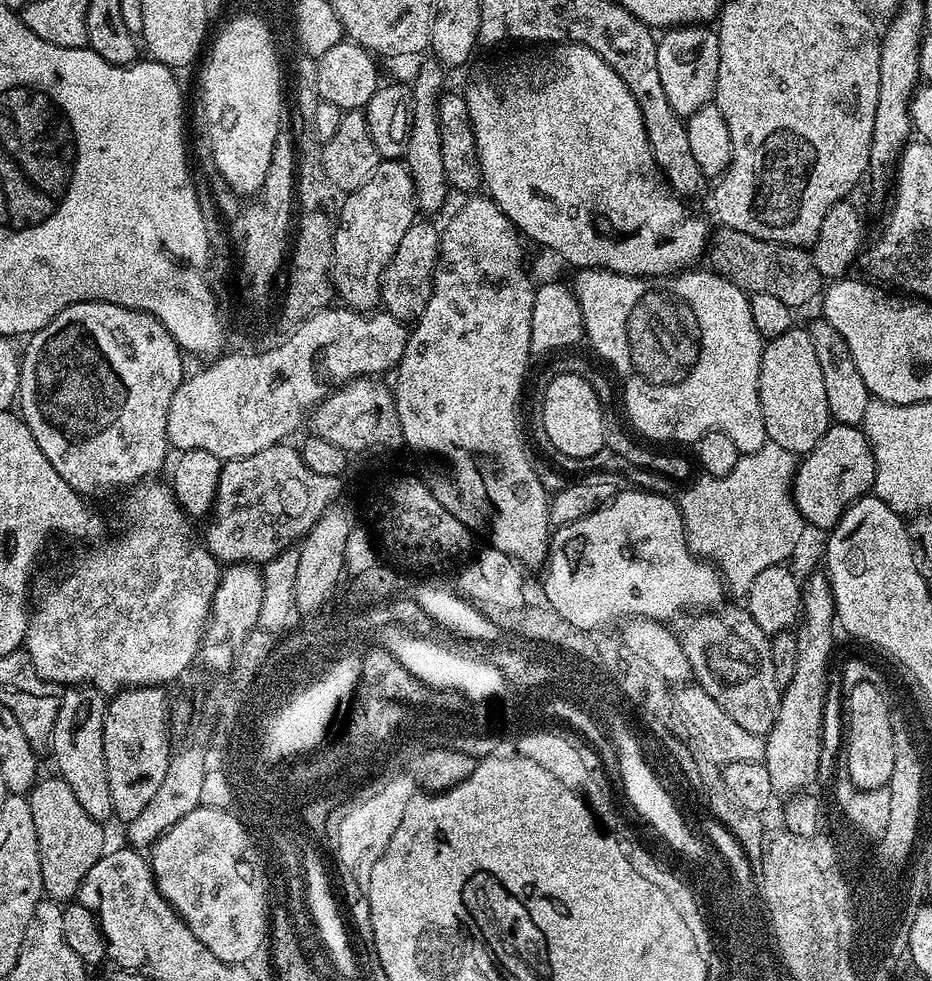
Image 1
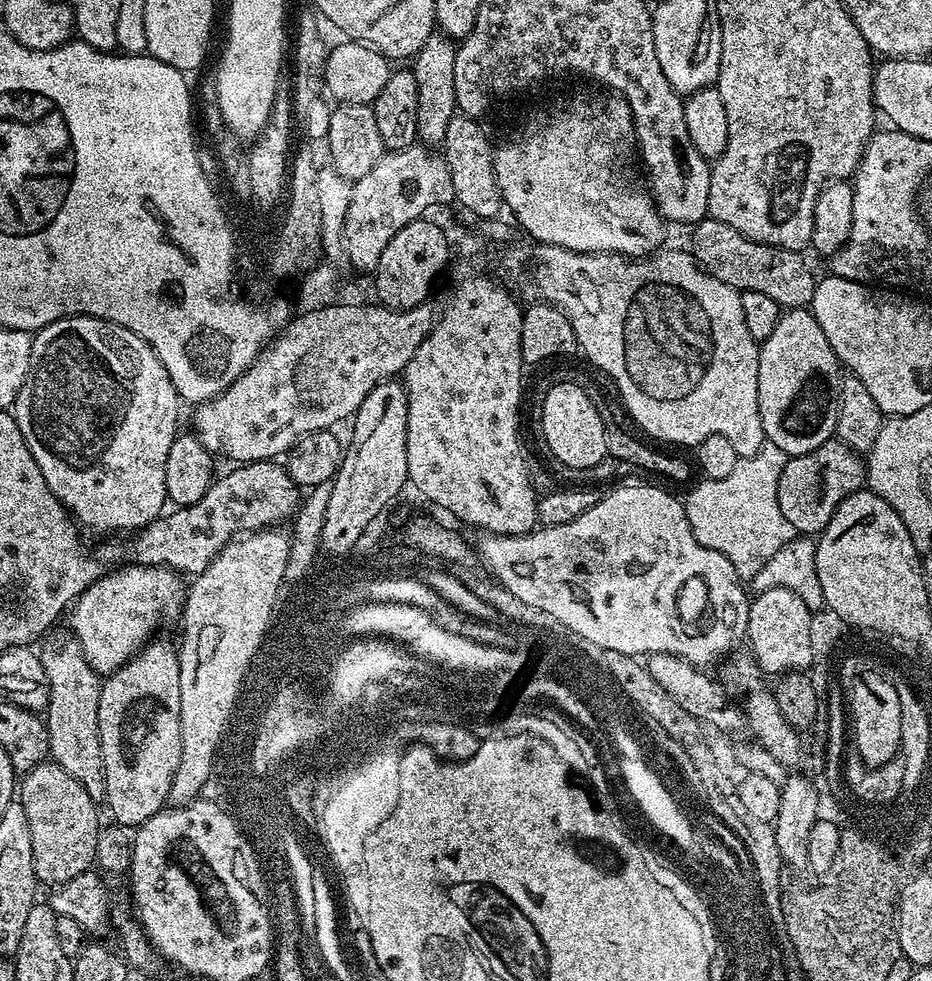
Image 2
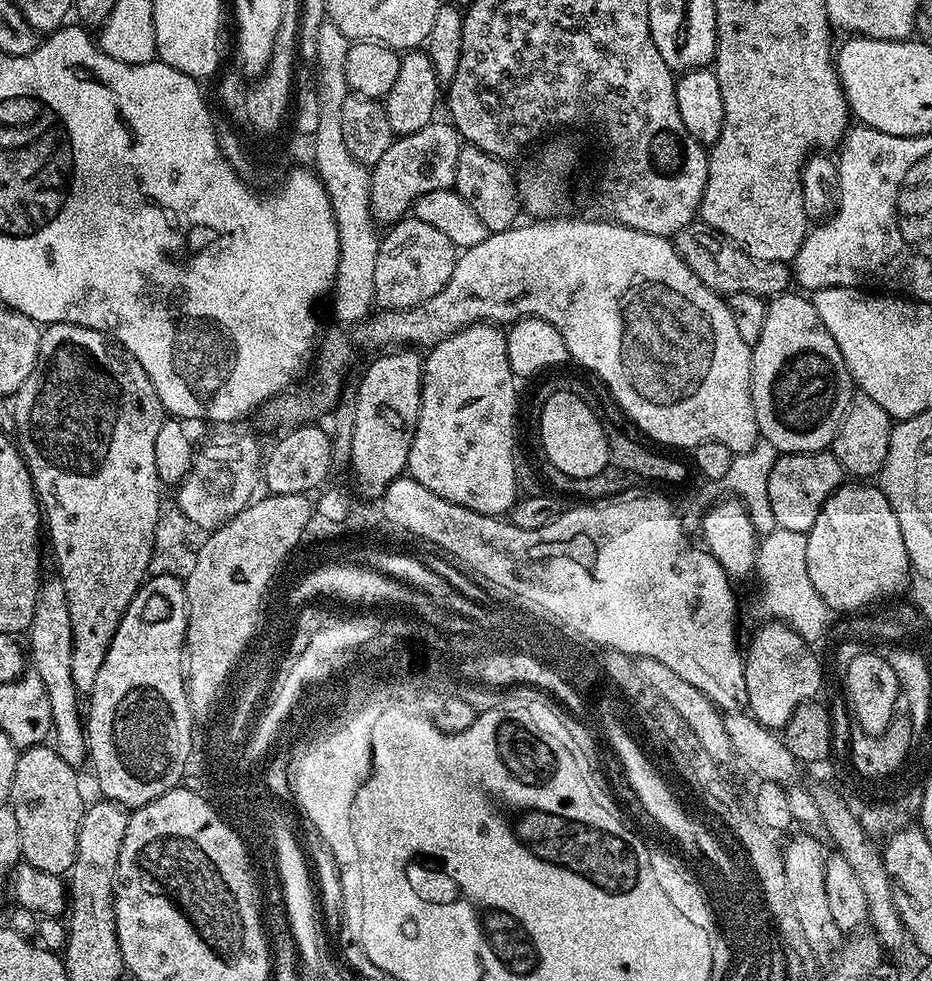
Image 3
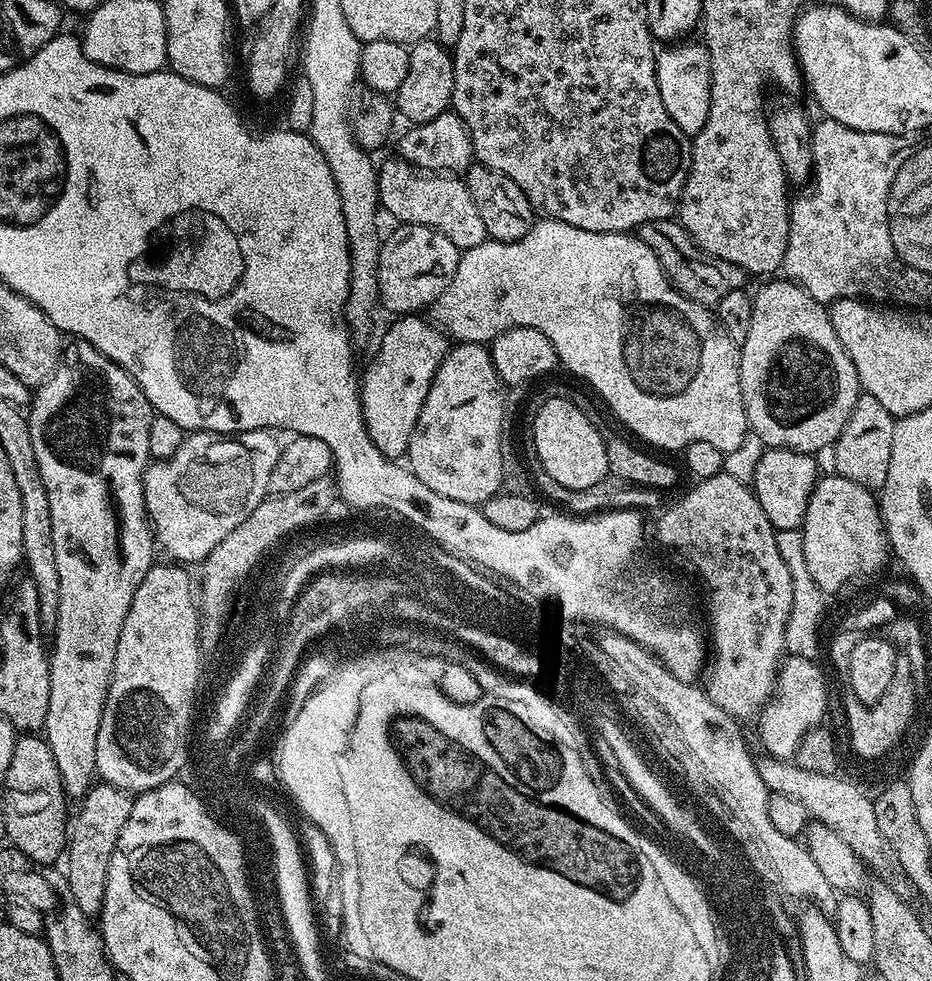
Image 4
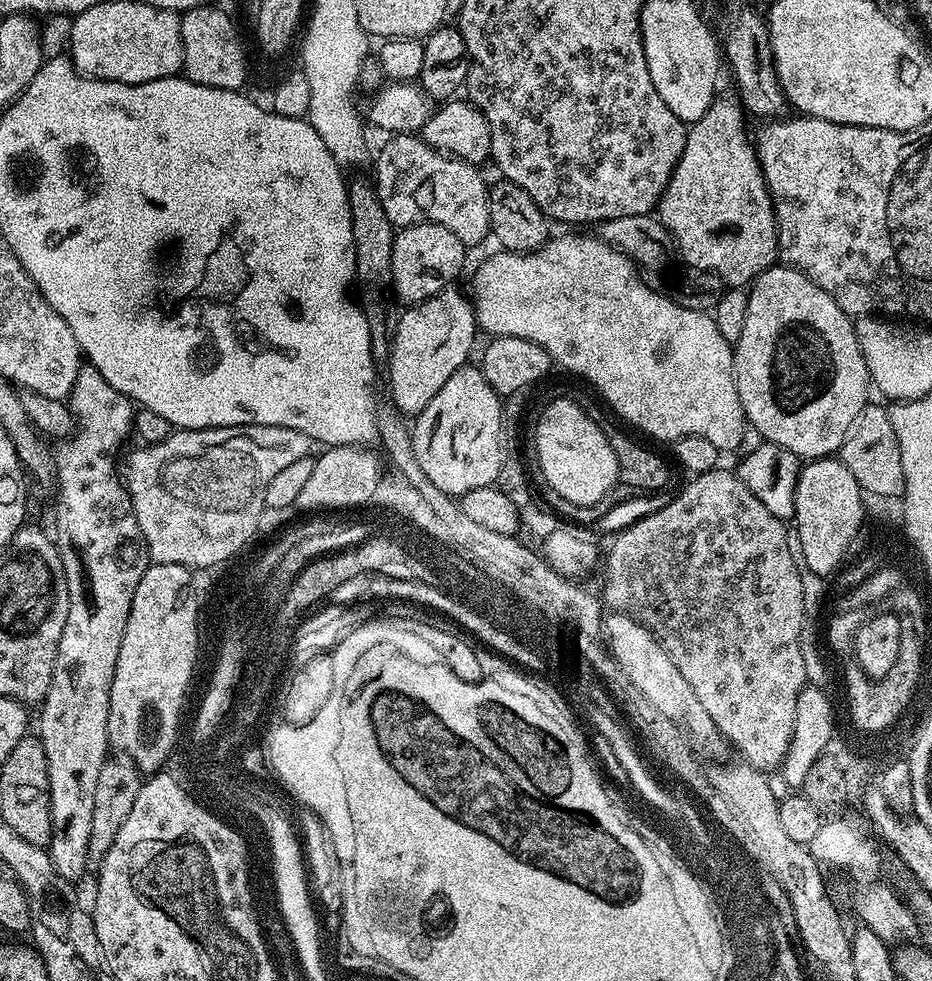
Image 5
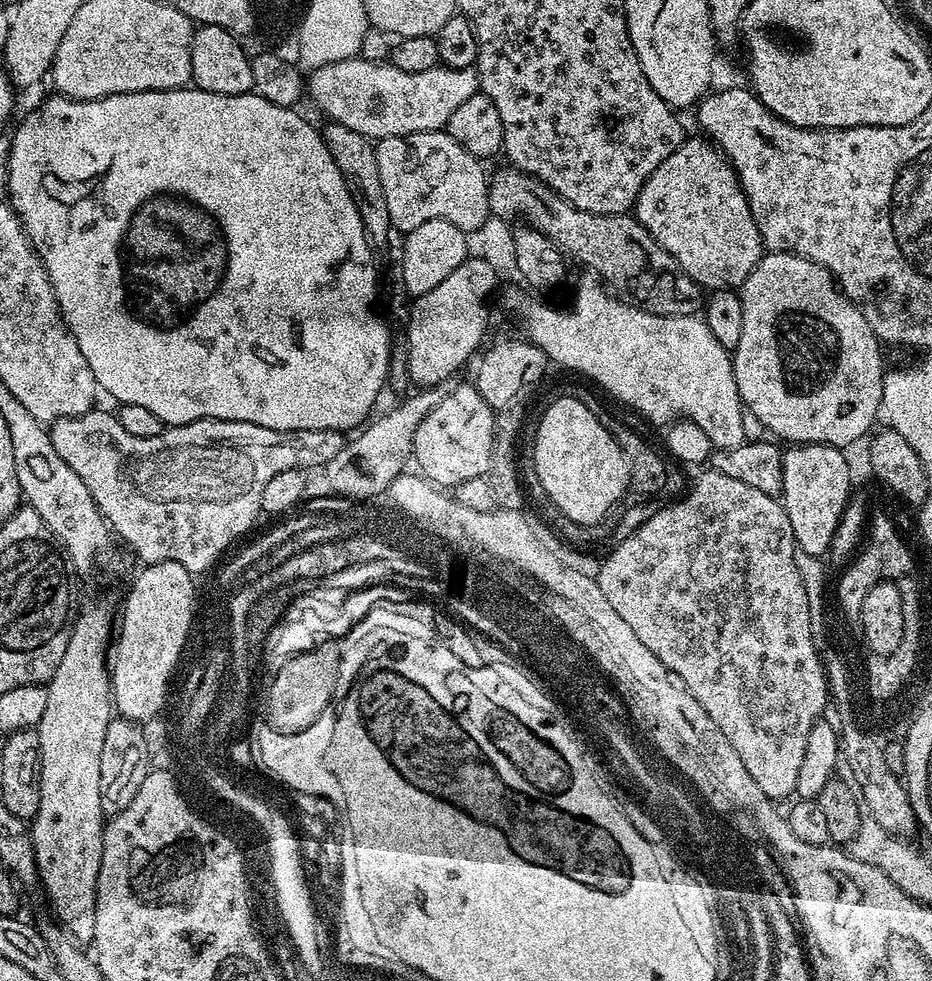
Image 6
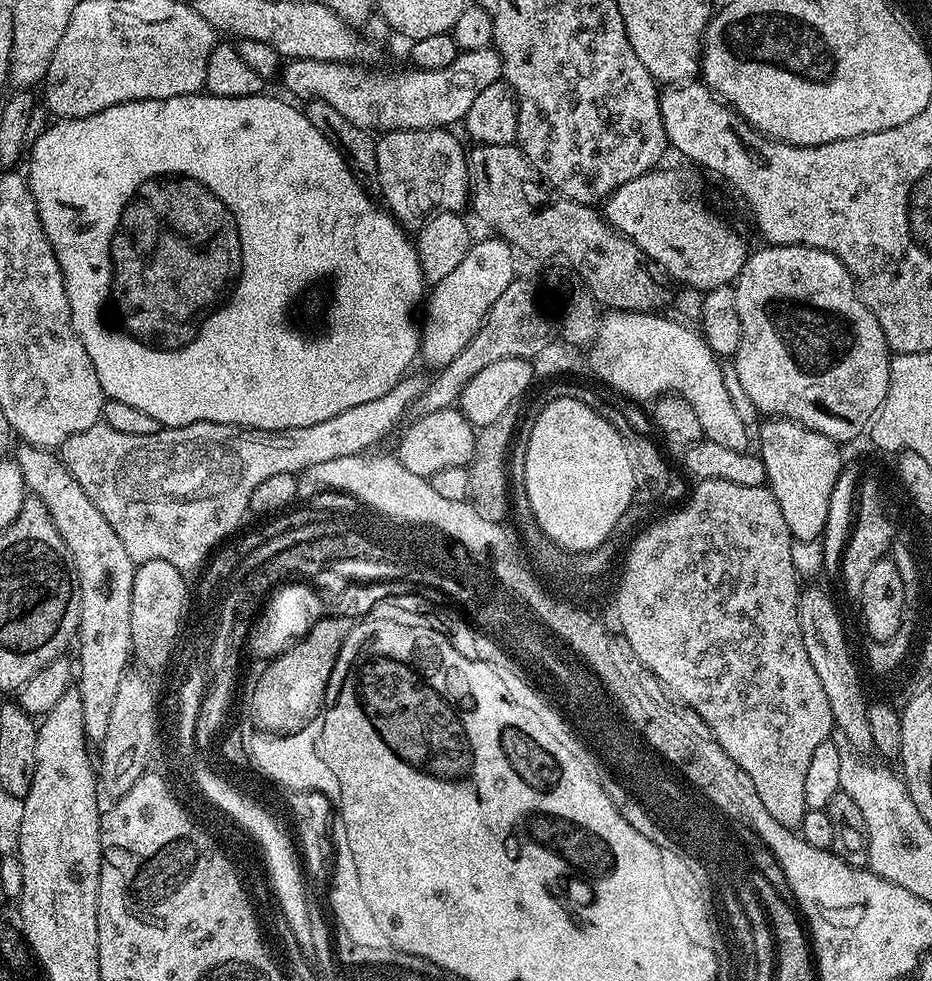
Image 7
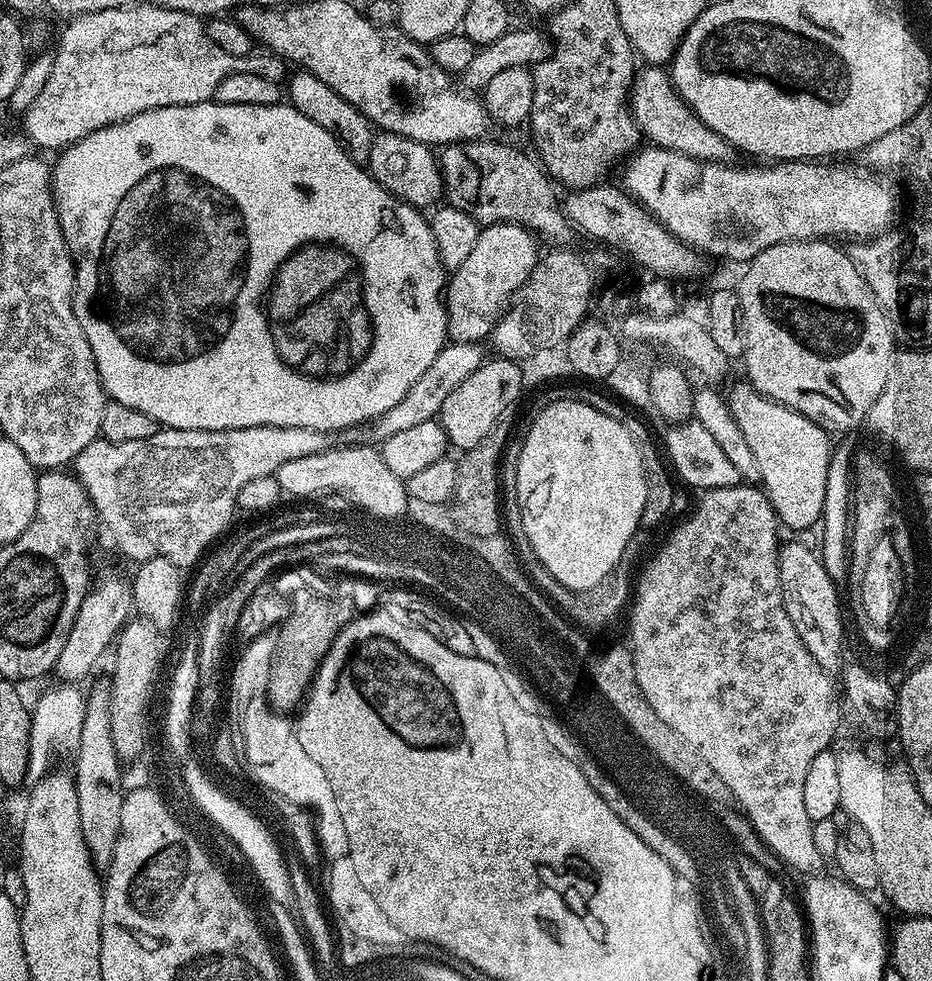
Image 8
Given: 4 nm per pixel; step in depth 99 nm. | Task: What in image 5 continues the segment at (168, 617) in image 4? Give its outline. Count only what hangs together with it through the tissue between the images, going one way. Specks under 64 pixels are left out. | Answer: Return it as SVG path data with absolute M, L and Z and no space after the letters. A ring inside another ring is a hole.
M149 563L142 574L142 582L138 582L138 590L134 590L134 598L130 606L130 614L126 622L126 630L122 634L122 650L118 650L118 662L114 670L114 678L110 686L110 714L108 715L108 746L117 753L131 753L144 768L156 767L168 752L172 744L173 729L176 725L177 707L180 704L180 693L184 692L185 681L188 681L189 668L192 666L193 649L195 647L195 633L193 631L193 604L191 594L192 572L181 564Z

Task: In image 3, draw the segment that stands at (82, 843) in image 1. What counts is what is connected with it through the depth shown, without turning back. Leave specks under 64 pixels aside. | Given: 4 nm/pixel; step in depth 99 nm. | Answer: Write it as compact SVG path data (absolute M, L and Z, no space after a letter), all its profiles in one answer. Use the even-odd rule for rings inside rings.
M47 743L25 748L16 757L14 778L8 791L7 803L18 821L18 838L22 838L20 855L23 863L46 874L63 877L71 872L78 850L78 830L86 807L80 793L77 769L68 764Z

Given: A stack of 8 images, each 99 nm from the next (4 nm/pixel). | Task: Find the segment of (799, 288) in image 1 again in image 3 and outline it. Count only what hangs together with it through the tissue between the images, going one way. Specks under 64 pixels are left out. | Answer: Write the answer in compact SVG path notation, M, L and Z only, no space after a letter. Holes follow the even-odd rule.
M703 226L684 228L676 233L674 243L676 253L684 259L686 266L690 266L690 270L705 286L725 298L739 292L749 292L765 298L782 296L789 291L788 283L791 285L794 280L793 269L787 263L750 258L735 244L726 242L724 237L717 236L715 232Z

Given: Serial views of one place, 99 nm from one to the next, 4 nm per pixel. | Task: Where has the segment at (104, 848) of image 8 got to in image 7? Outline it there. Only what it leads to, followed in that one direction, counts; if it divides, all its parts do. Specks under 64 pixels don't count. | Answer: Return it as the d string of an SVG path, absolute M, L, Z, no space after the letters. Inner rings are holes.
M21 443L19 447L14 452L14 459L20 468L25 489L31 495L42 498L42 506L50 510L50 518L62 542L66 542L66 550L72 559L80 605L78 691L82 698L84 733L89 741L101 742L110 726L110 710L118 695L118 686L132 659L130 606L138 564L130 558L130 554L126 554L126 546L122 546L122 538L114 534L114 526L102 518L102 510L90 502L82 486L78 486L74 474L70 474L55 451L26 443Z

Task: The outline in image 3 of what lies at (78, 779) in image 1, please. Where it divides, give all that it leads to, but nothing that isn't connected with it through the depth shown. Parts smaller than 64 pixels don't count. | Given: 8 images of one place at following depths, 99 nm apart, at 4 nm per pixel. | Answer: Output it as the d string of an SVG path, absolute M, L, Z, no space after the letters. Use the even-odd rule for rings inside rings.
M59 578L45 579L41 583L34 618L28 627L26 639L28 639L26 652L30 657L31 671L36 672L38 678L42 678L50 698L51 735L54 740L56 736L55 750L68 764L80 766L80 763L88 760L88 737L86 720L82 715L82 700L74 686L74 678L70 670L70 654L72 653L70 610L66 602L64 584Z

